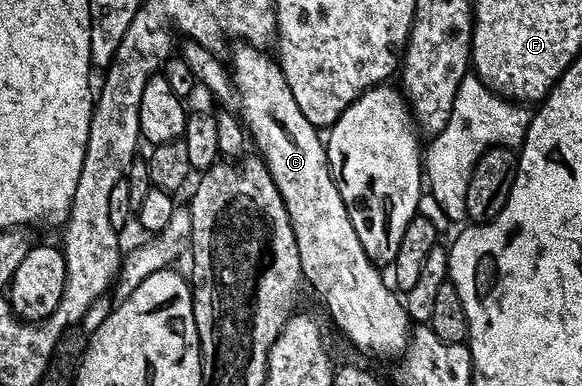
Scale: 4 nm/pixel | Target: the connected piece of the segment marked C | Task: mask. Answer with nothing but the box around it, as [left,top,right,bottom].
[229,46,413,355]

